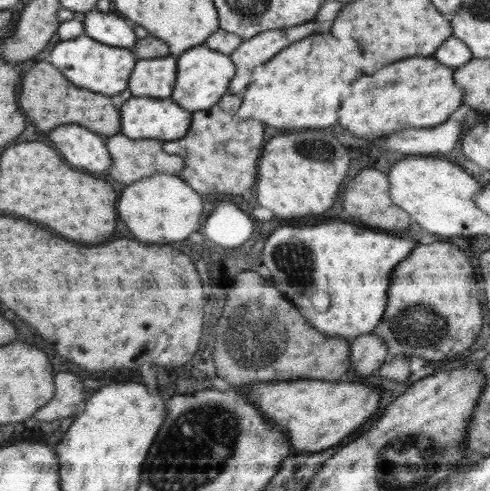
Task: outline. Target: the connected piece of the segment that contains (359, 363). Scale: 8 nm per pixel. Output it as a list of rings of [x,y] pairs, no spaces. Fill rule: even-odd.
[[[373,333],[361,335],[350,342],[351,369],[367,380],[388,360],[389,354],[384,340]]]

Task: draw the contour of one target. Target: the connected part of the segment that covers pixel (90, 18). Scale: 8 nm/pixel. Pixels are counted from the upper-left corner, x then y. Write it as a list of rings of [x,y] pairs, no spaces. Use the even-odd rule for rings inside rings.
[[[97,9],[84,13],[85,34],[101,43],[133,50],[137,34],[126,24],[126,18],[120,14],[102,14]]]

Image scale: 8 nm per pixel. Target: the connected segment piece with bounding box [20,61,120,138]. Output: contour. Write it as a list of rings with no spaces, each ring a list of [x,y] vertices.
[[[49,61],[36,64],[27,76],[24,76],[20,104],[24,104],[28,120],[32,120],[32,124],[44,132],[50,132],[60,124],[83,125],[88,129],[92,128],[92,132],[99,133],[105,138],[120,132],[120,112],[112,104],[110,96],[80,88],[60,74],[55,65]]]

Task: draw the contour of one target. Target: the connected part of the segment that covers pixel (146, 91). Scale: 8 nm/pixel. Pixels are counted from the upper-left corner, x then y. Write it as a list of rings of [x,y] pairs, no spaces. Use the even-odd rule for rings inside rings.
[[[170,55],[140,60],[131,76],[132,97],[167,99],[175,87],[177,57]]]

